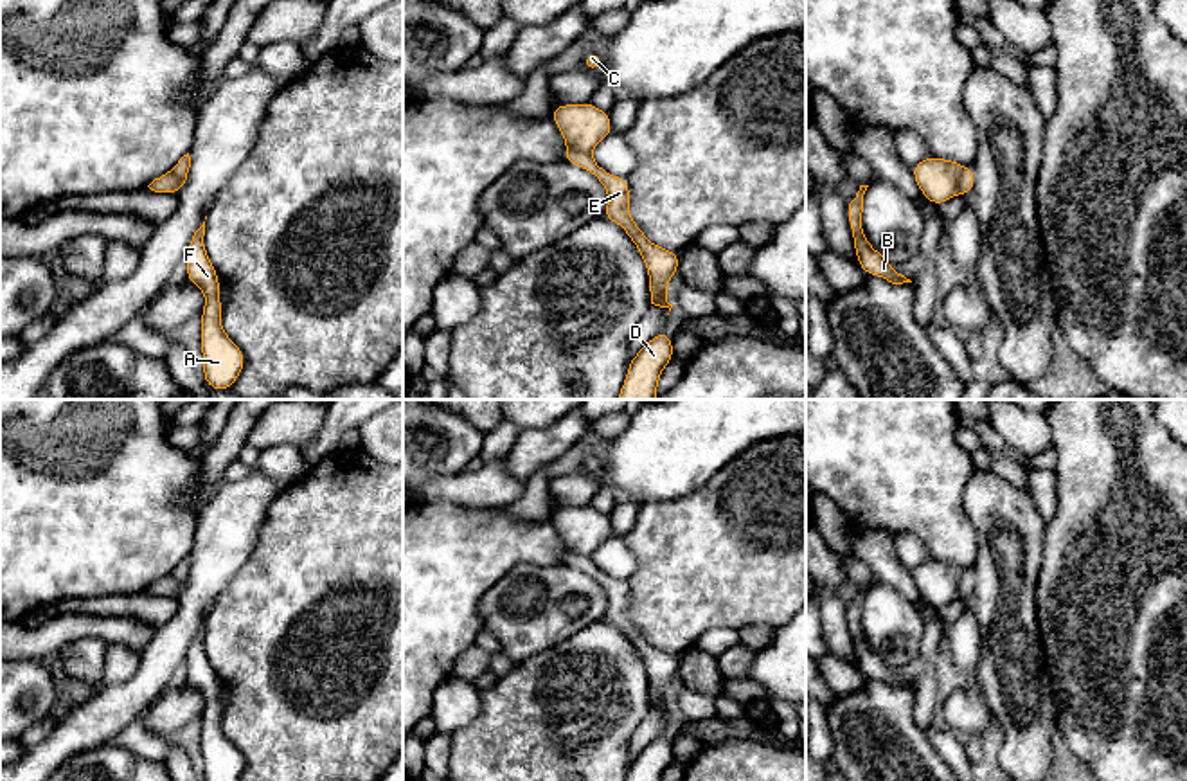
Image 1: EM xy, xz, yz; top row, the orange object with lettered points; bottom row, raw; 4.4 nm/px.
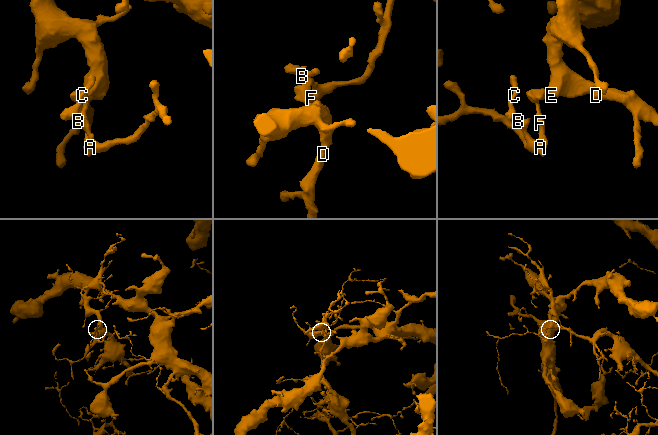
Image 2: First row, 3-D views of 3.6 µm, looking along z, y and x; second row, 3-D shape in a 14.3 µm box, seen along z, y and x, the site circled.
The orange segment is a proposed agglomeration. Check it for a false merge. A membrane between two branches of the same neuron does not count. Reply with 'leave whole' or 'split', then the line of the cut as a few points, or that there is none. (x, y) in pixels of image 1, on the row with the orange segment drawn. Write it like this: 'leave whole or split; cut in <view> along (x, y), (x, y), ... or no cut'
split; cut in yz along (966, 168), (959, 179), (957, 191)

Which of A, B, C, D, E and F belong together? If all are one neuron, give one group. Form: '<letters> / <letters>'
A B C F / D E

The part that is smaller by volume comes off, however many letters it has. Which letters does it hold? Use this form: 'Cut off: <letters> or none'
Cut off: A, B, C, F

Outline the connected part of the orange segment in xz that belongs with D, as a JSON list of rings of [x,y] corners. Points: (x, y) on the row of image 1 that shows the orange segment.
[[[662,329],[631,358],[617,399],[656,399],[660,374],[673,353],[673,338]]]

